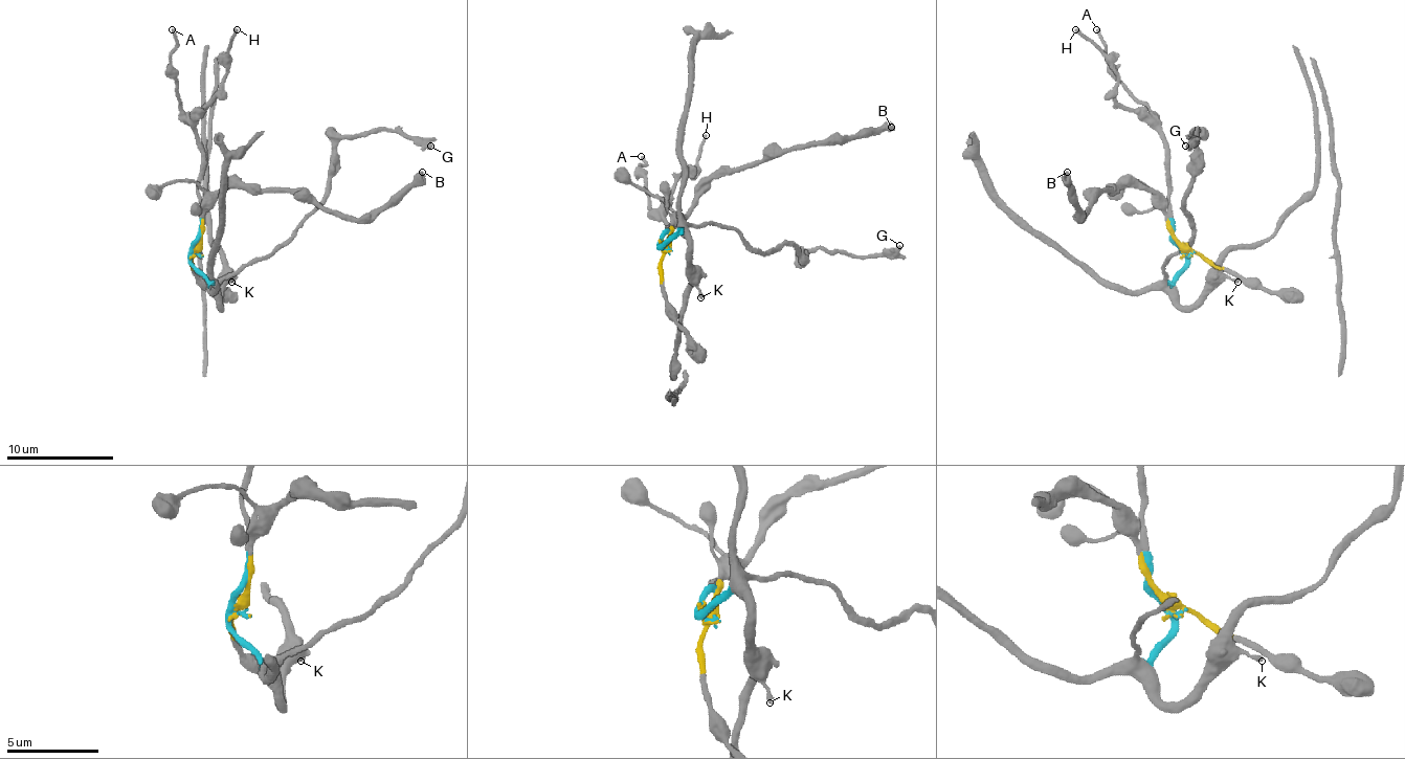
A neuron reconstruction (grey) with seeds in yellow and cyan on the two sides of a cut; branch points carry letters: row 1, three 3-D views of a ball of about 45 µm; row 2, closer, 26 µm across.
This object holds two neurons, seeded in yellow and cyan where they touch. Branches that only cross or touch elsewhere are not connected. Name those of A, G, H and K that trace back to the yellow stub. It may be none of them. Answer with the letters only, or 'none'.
none

